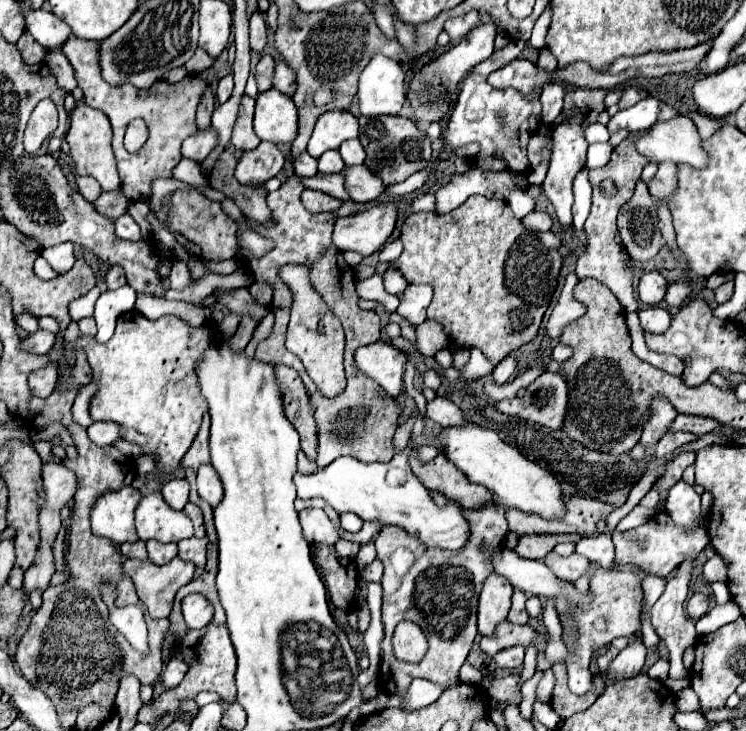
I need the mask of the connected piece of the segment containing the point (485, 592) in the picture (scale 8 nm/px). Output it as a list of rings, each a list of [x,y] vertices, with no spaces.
[[[491,574],[479,594],[479,634],[493,636],[497,626],[507,620],[513,586],[499,574]]]

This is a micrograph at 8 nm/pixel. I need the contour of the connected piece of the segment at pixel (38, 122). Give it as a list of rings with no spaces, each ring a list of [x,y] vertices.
[[[41,100],[35,106],[25,128],[25,138],[23,138],[25,150],[29,154],[35,154],[43,144],[43,140],[51,136],[55,128],[57,128],[57,106],[53,100]]]

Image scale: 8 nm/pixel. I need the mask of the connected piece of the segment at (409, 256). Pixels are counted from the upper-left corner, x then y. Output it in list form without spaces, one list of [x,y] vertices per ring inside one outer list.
[[[471,196],[445,216],[433,212],[411,214],[403,224],[401,240],[405,248],[395,260],[395,266],[403,272],[409,284],[429,284],[433,288],[433,302],[429,304],[427,318],[443,326],[453,348],[479,348],[491,362],[499,364],[509,352],[537,336],[561,268],[561,254],[557,252],[561,238],[557,234],[525,228],[513,218],[505,200]]]

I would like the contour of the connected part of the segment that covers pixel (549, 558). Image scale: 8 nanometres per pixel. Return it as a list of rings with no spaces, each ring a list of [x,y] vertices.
[[[551,552],[543,558],[543,562],[549,566],[549,570],[553,570],[557,578],[563,580],[577,580],[581,574],[587,572],[587,558],[577,552],[573,552],[571,556],[559,556]]]

